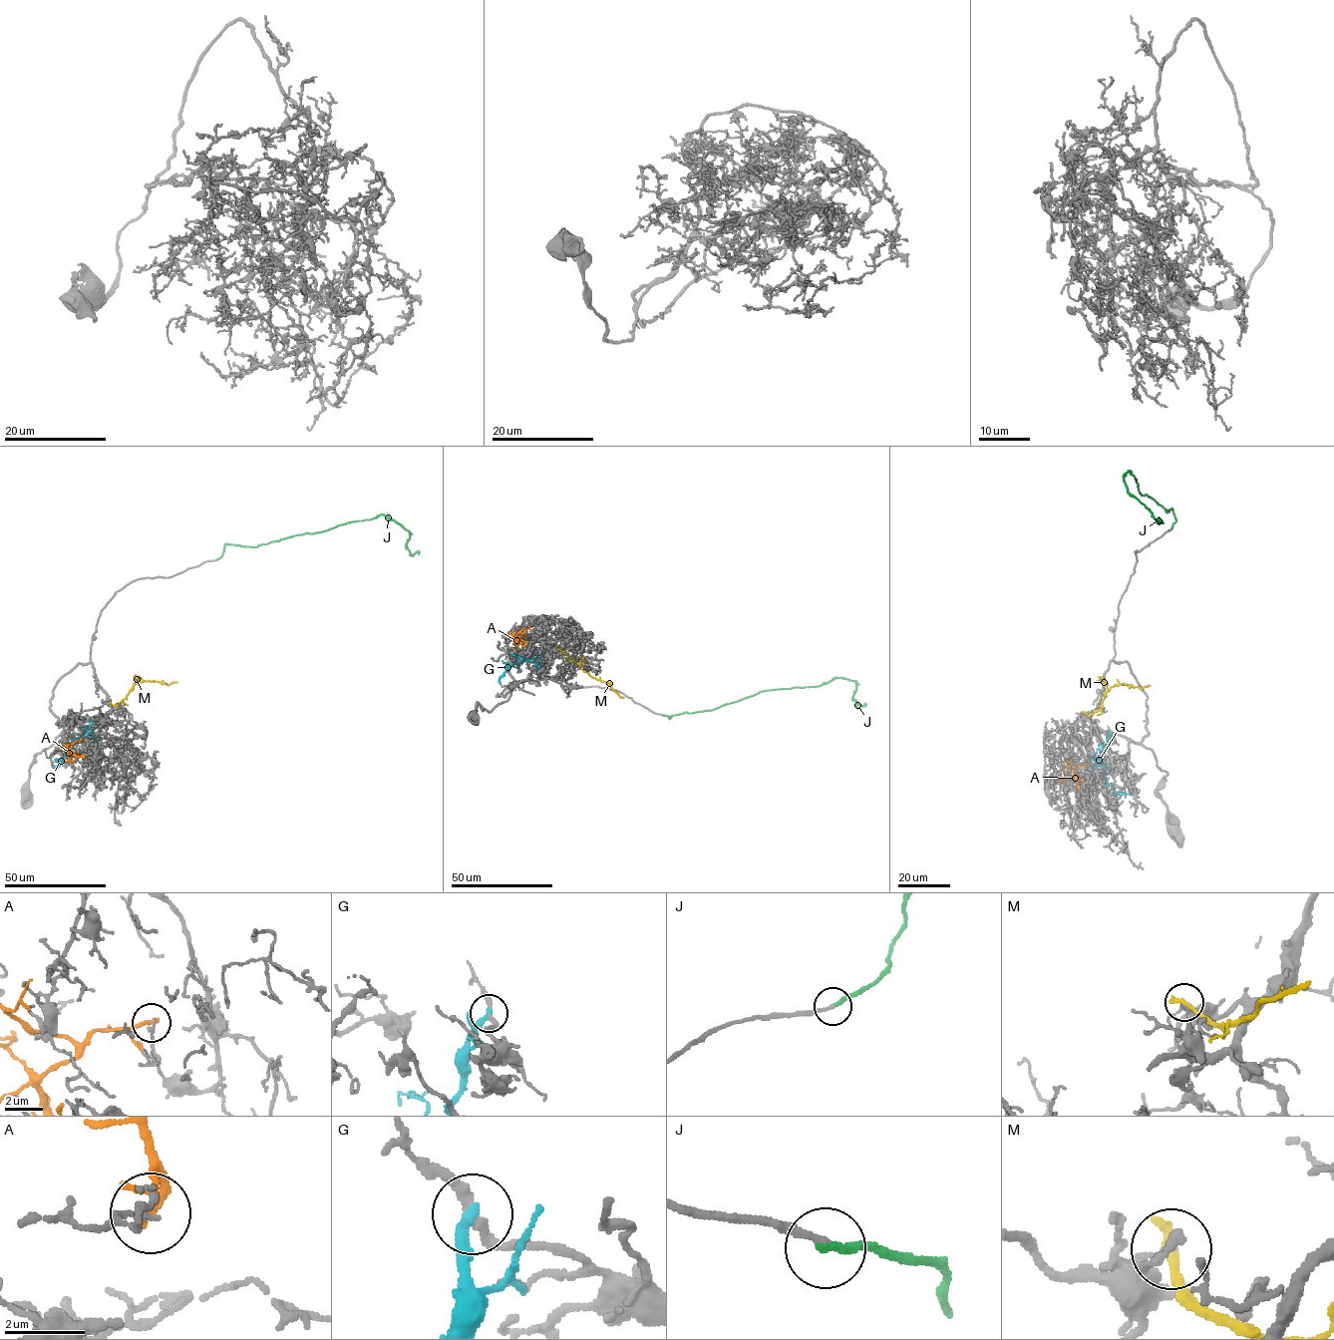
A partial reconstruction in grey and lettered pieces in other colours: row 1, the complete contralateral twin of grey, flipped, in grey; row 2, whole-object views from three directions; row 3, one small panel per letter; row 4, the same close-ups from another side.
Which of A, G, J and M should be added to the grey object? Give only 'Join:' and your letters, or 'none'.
Join: J

